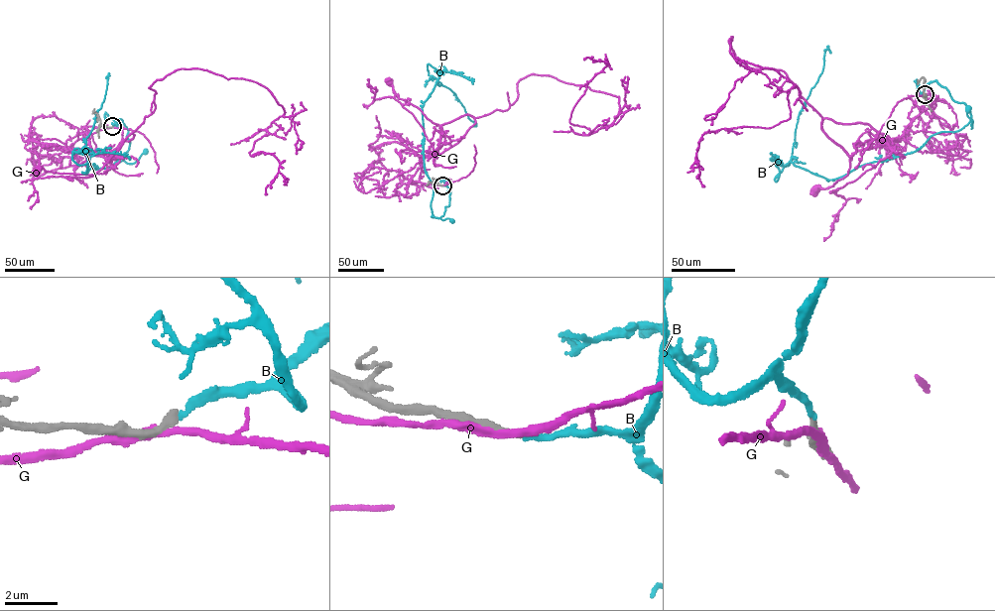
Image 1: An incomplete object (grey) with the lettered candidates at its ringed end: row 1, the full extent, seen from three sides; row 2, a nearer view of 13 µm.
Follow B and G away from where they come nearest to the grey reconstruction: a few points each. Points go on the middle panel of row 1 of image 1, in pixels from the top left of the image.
B: (442, 185), (449, 189), (448, 205), (441, 216), (431, 216), (452, 220)
G: (441, 185), (422, 183), (419, 178), (421, 159), (435, 151), (440, 127), (416, 107), (400, 99), (390, 81)

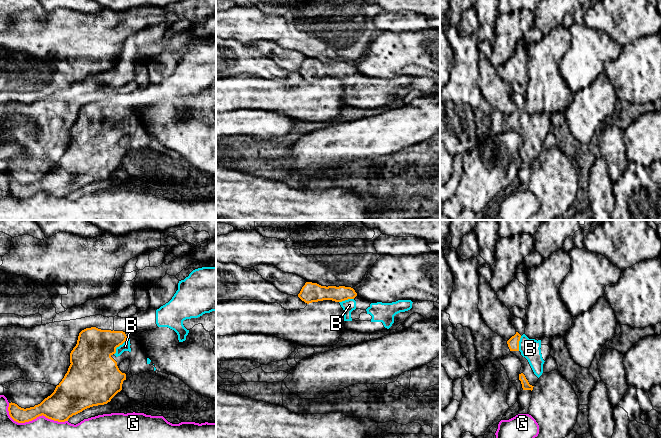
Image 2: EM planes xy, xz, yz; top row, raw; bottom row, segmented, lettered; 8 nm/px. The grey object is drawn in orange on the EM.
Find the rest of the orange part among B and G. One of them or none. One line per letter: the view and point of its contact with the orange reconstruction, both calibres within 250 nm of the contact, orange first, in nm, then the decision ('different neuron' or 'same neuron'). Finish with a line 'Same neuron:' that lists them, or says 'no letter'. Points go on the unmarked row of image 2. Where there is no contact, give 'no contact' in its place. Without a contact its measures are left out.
B: meets orange in xy at (119, 121); 320 nm thick on the orange side, 70 nm on the other; same neuron
G: meets orange in xy at (32, 195); 240 nm thick on the orange side, 400 nm on the other; different neuron
Same neuron: B

